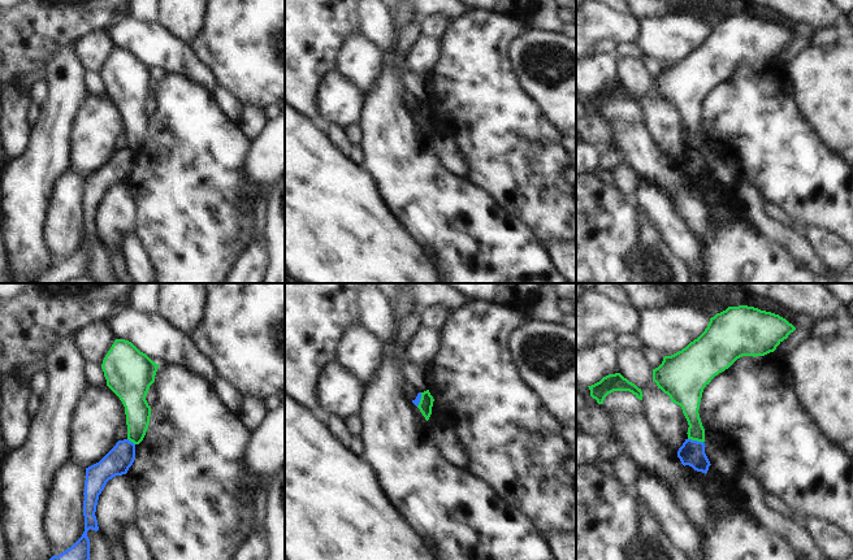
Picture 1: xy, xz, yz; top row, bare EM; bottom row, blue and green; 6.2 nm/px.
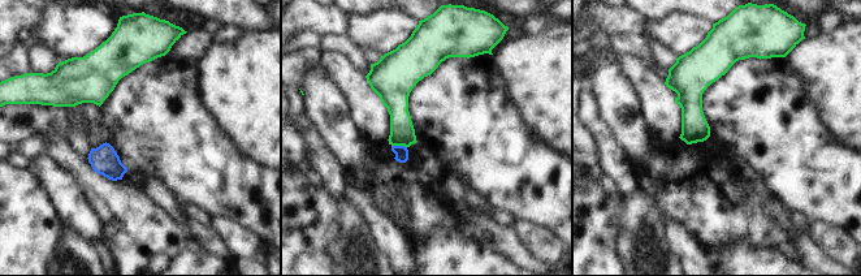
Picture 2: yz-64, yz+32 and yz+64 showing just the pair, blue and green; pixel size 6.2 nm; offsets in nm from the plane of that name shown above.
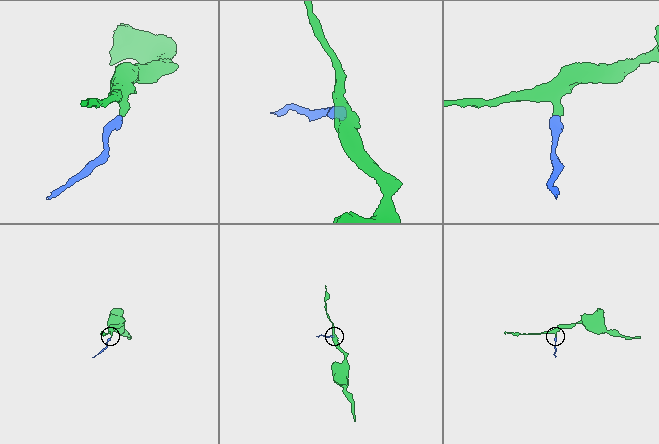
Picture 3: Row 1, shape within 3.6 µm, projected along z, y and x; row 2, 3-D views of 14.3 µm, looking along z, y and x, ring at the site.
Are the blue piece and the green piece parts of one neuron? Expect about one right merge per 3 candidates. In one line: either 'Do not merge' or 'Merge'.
Do not merge

